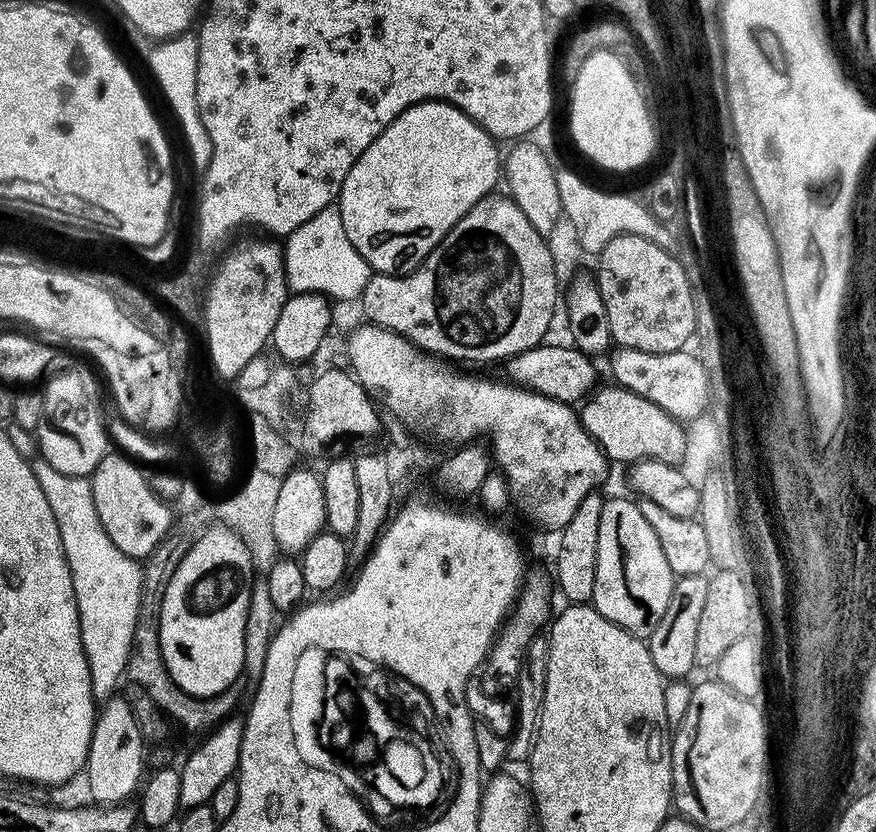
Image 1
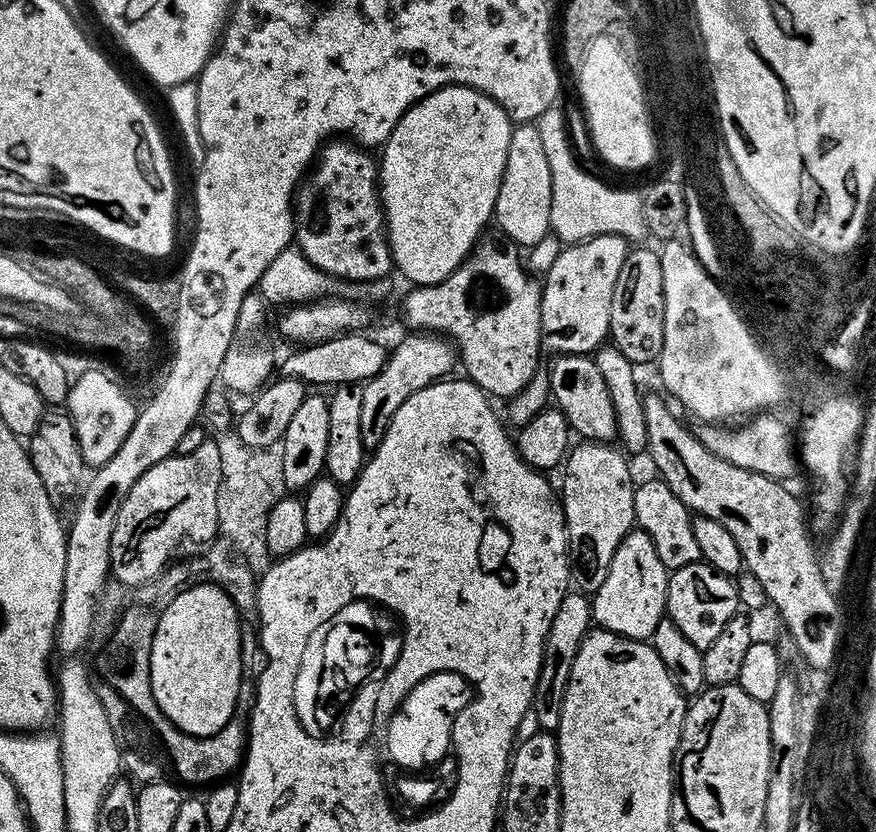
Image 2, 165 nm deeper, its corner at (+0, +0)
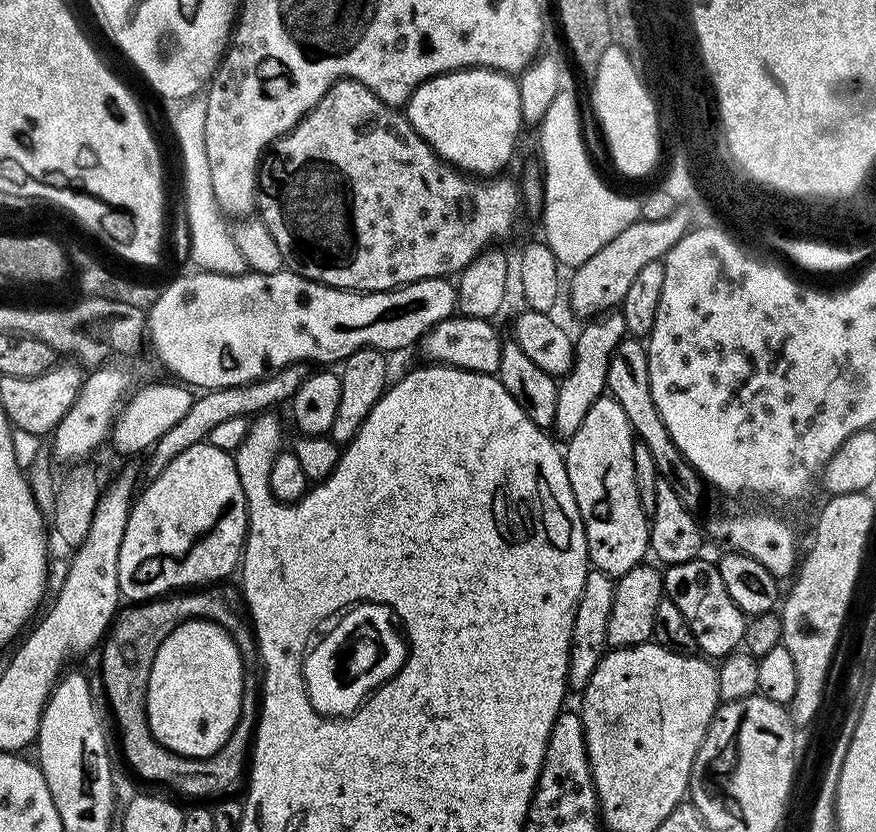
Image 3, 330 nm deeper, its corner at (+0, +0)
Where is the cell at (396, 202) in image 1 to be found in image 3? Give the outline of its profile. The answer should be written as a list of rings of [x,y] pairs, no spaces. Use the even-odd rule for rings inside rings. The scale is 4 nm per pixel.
[[[462,68],[458,72],[443,72],[440,76],[436,76],[432,80],[427,80],[424,84],[419,84],[414,90],[412,97],[408,99],[406,115],[409,122],[414,126],[414,130],[417,134],[420,135],[446,163],[453,164],[453,166],[460,169],[461,172],[471,174],[477,178],[492,178],[507,169],[504,167],[512,160],[512,151],[516,148],[516,139],[520,136],[520,128],[522,129],[519,108],[519,86],[517,81],[513,79],[509,73],[496,72],[493,68]]]

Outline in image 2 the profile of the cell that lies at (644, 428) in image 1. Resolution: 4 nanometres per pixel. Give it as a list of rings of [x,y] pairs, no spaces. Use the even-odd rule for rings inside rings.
[[[591,355],[556,356],[552,368],[548,372],[548,387],[555,407],[568,420],[569,429],[576,432],[588,442],[612,442],[617,439],[616,415],[610,402],[610,394],[606,390],[606,382],[602,382],[602,374],[598,374],[598,366]]]

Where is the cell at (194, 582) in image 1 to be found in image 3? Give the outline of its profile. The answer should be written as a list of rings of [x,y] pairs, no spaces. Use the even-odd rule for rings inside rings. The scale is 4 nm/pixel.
[[[190,620],[182,626],[172,629],[172,633],[158,646],[158,654],[154,654],[154,666],[150,670],[148,679],[148,690],[146,693],[146,707],[148,710],[148,725],[154,734],[154,738],[163,748],[169,748],[172,752],[177,752],[183,756],[209,756],[214,754],[230,738],[234,726],[240,717],[240,707],[243,704],[243,694],[246,687],[246,673],[243,668],[239,647],[232,640],[230,633],[224,627],[210,620]]]

